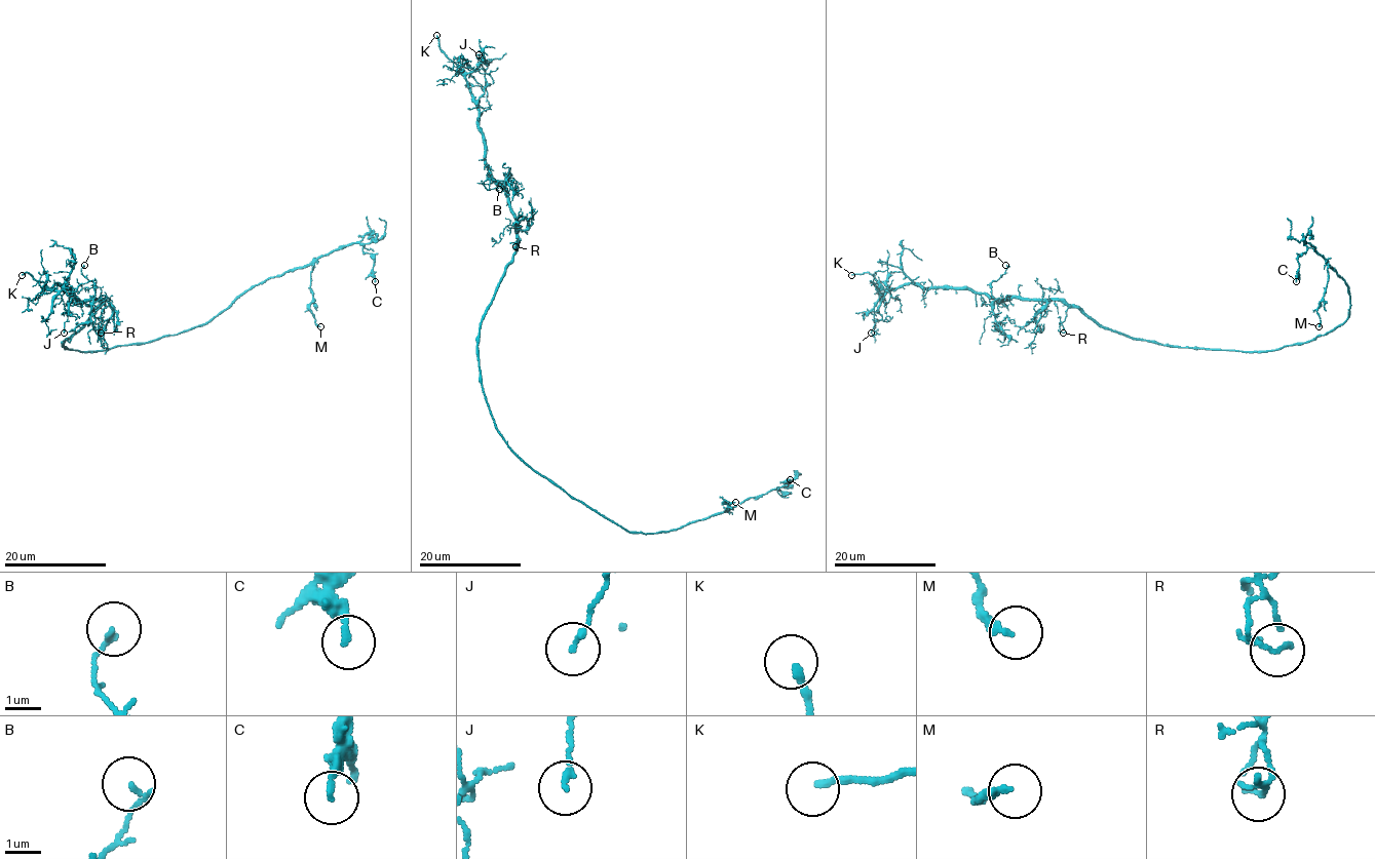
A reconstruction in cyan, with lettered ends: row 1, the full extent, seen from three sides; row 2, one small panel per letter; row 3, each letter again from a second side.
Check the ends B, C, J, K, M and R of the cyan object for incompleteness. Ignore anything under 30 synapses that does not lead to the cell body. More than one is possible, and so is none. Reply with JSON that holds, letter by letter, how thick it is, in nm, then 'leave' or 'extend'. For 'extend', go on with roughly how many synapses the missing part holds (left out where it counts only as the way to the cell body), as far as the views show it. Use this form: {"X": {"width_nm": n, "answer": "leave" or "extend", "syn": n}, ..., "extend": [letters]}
{"B": {"width_nm": 140, "answer": "leave"}, "C": {"width_nm": 170, "answer": "leave"}, "J": {"width_nm": 140, "answer": "leave"}, "K": {"width_nm": 200, "answer": "extend"}, "M": {"width_nm": 240, "answer": "leave"}, "R": {"width_nm": 90, "answer": "leave"}, "extend": ["K"]}

